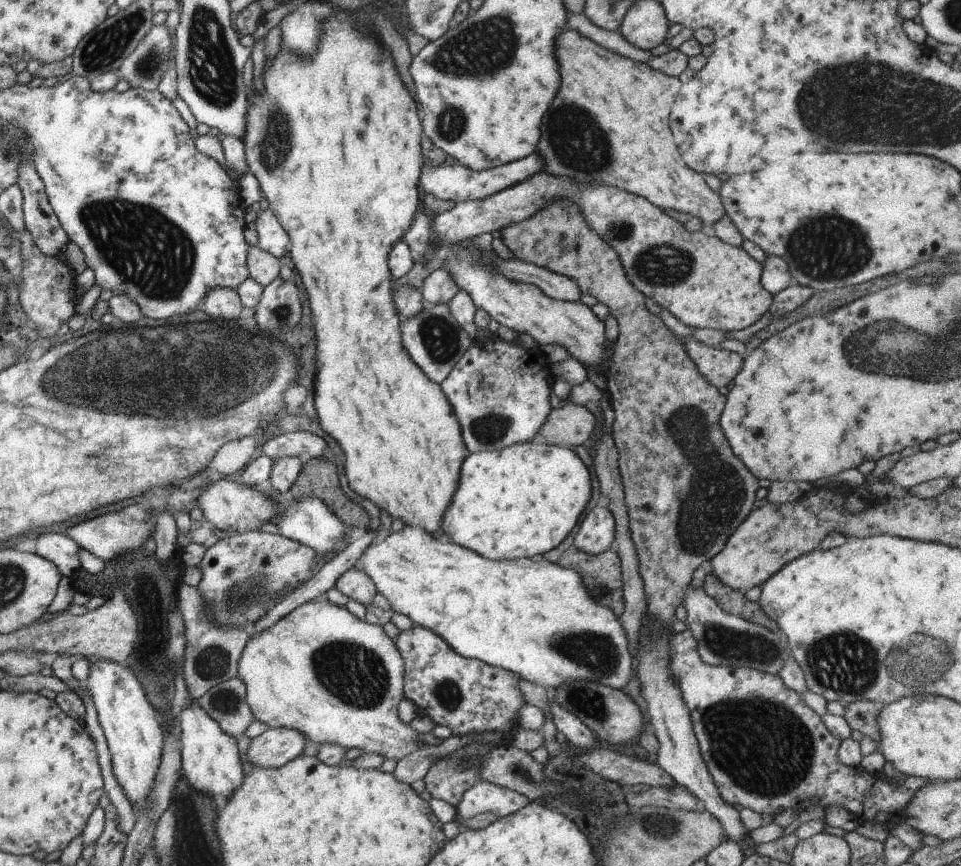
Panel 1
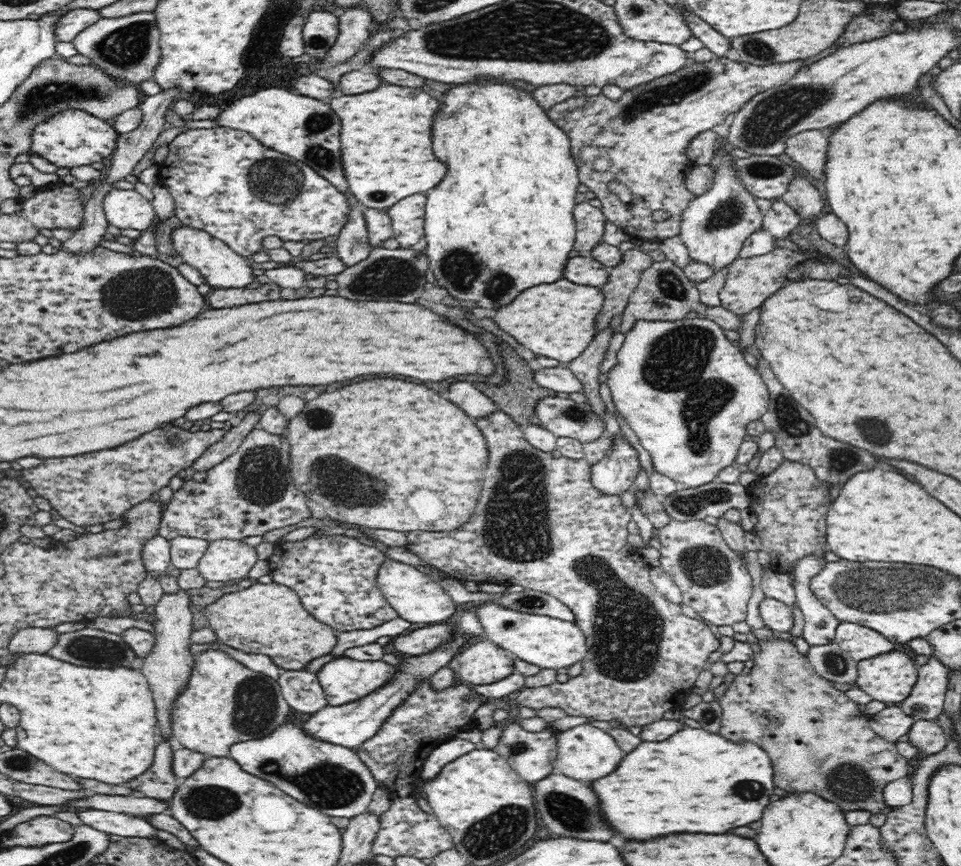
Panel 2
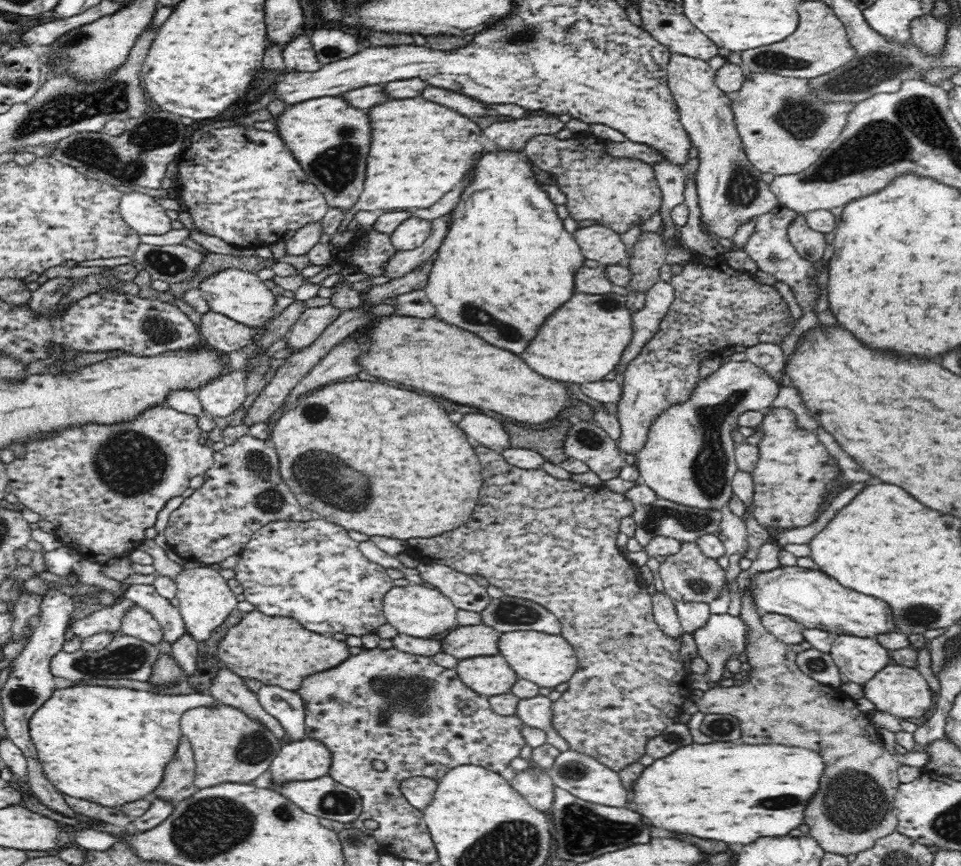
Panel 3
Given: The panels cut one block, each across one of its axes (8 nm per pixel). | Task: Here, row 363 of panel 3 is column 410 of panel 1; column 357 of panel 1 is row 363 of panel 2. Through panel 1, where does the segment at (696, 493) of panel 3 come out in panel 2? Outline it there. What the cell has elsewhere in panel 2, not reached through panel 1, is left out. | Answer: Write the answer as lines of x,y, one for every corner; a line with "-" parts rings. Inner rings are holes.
699,316
697,319
682,319
677,322
638,322
633,330
626,335
626,341
620,348
617,359
619,364
608,372
607,380
607,385
612,391
615,409
631,426
640,441
640,446
648,452
648,456
652,461
653,472
670,478
674,483
679,483
680,487
684,489
698,488
717,480
720,471
726,467
735,466
738,449
745,440
746,426
752,420
761,420
769,407
770,392
758,369
753,368
746,362
738,345
731,344
725,338
722,328
708,318

